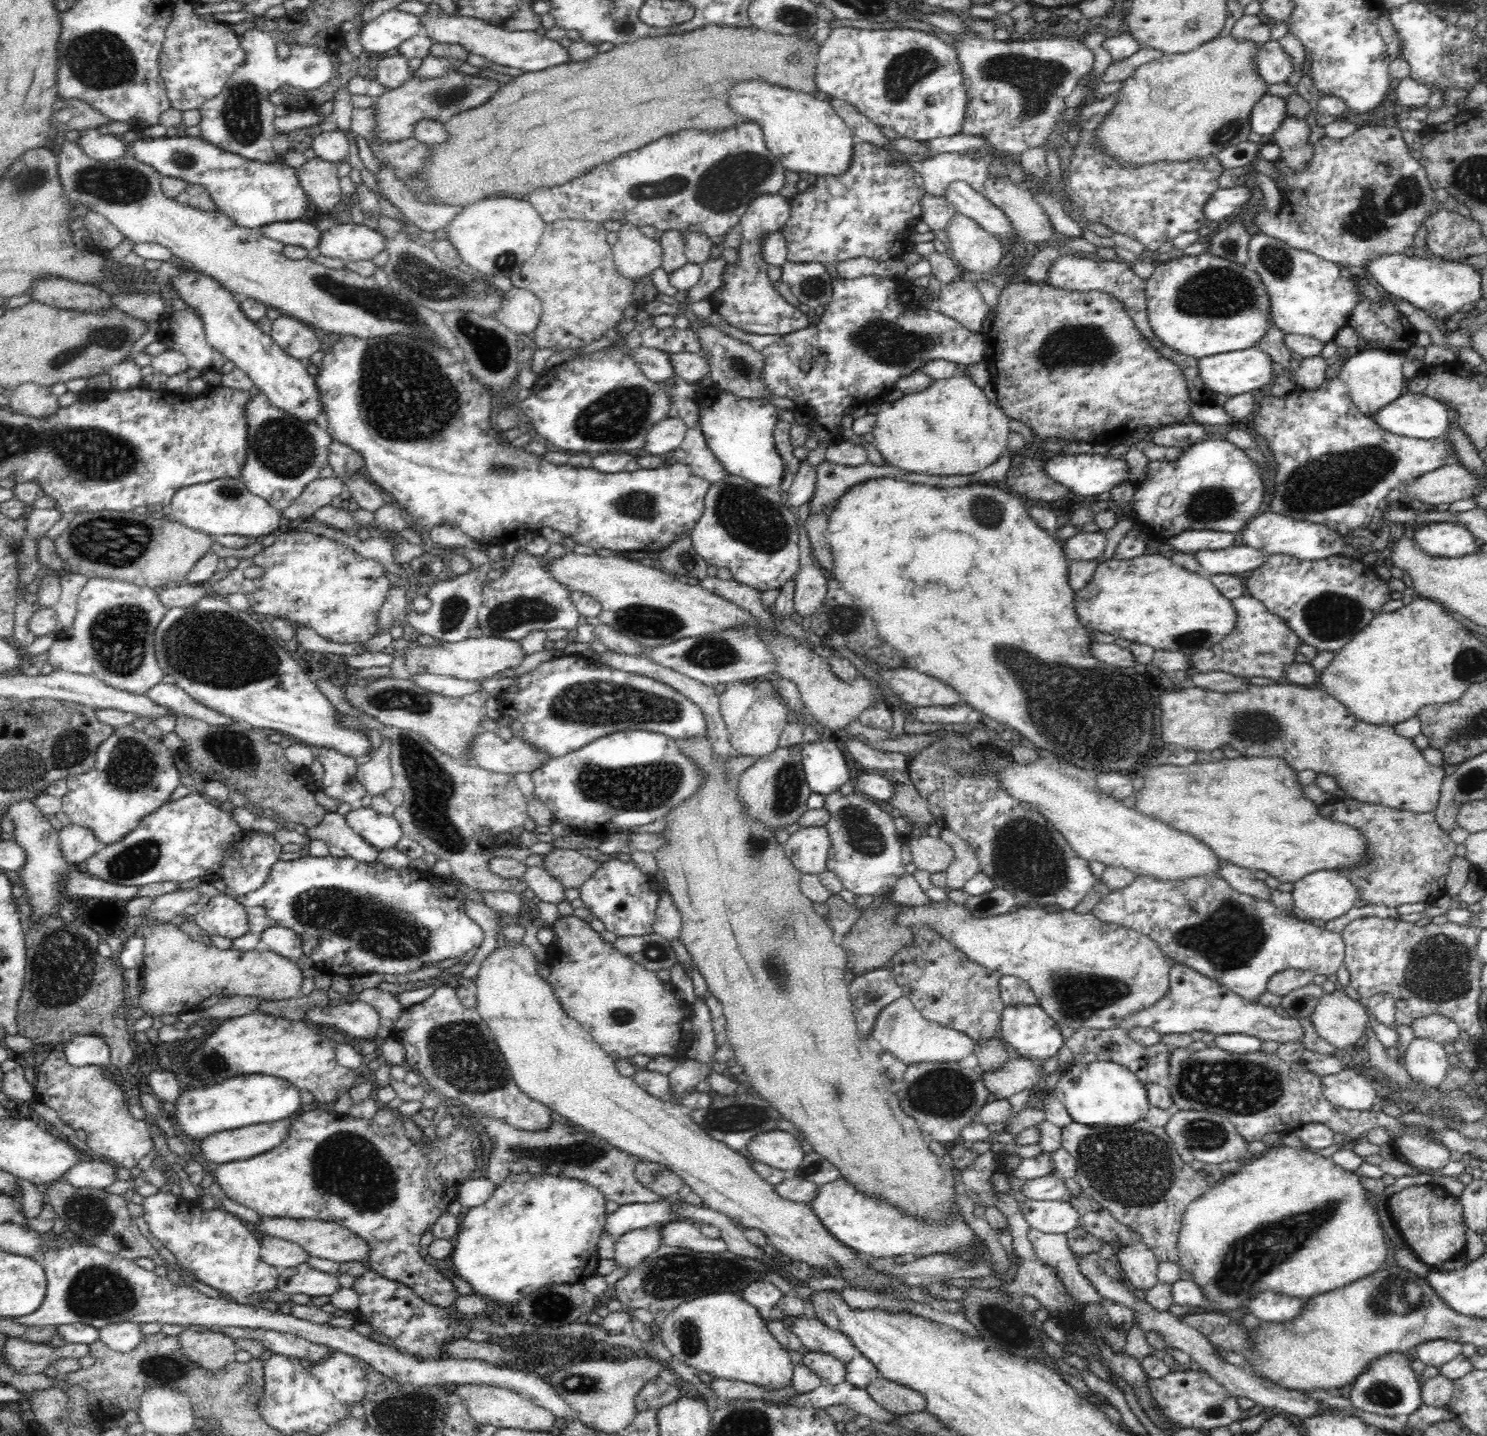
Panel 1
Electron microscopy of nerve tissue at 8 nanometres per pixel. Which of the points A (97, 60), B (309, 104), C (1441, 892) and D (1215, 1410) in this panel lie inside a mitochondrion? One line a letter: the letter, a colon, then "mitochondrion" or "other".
A: mitochondrion
B: other
C: other
D: mitochondrion

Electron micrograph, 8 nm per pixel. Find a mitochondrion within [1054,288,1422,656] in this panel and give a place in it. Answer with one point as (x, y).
(1333, 479)

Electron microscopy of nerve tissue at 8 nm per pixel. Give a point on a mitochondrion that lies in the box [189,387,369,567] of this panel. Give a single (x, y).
(286, 448)

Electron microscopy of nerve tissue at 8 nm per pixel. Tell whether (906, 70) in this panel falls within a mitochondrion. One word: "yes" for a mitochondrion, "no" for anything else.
yes

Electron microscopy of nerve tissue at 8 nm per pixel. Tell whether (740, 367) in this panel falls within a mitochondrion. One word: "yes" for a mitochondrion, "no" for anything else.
yes

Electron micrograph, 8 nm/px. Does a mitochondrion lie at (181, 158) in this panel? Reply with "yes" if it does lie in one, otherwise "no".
yes

